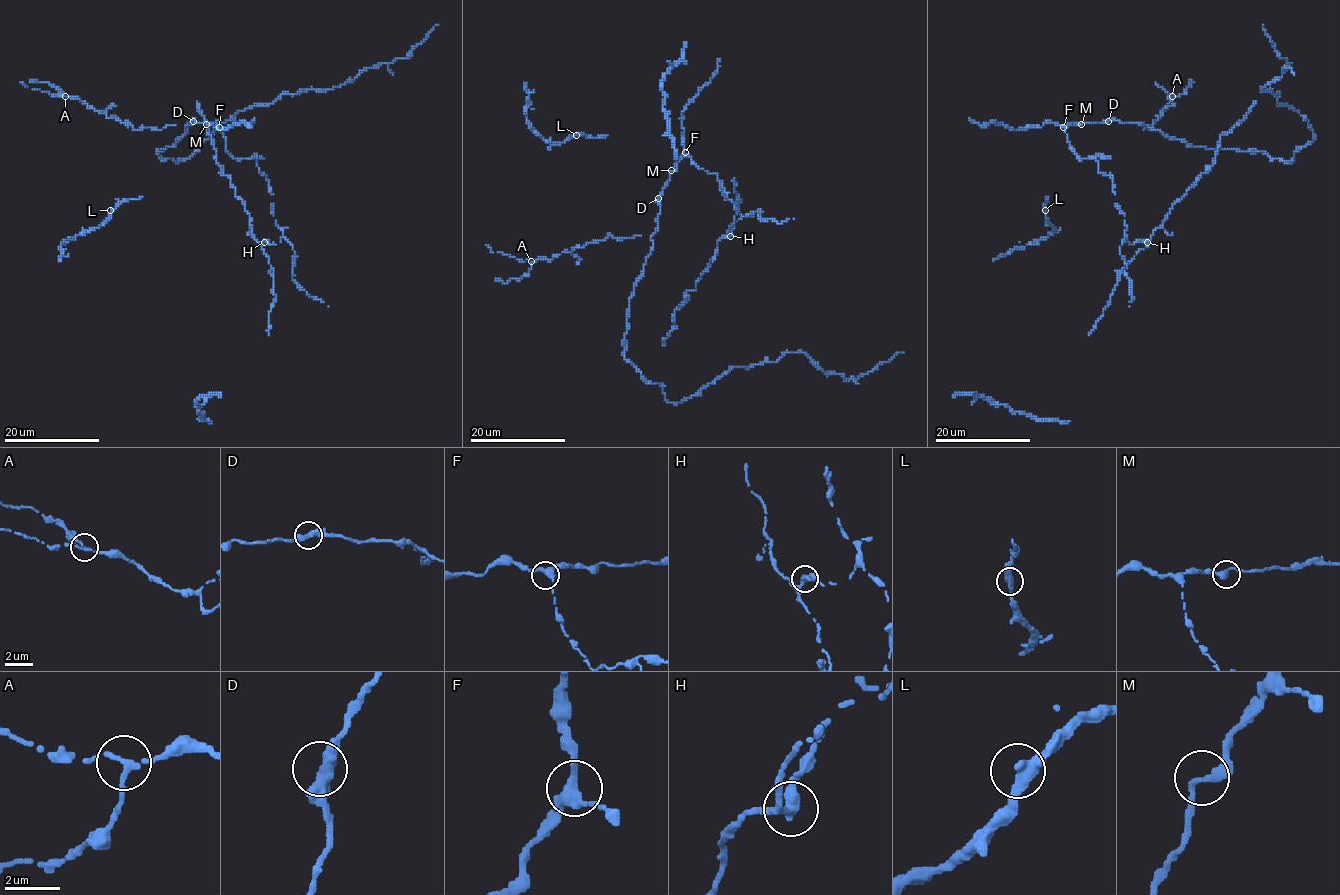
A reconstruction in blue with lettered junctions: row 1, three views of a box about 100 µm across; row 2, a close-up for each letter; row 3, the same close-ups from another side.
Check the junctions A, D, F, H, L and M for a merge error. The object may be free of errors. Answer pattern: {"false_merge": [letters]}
{"false_merge": ["H"]}

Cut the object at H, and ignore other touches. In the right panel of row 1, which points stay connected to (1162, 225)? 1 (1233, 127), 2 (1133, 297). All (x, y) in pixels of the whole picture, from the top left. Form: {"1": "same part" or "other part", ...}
{"1": "same part", "2": "other part"}

